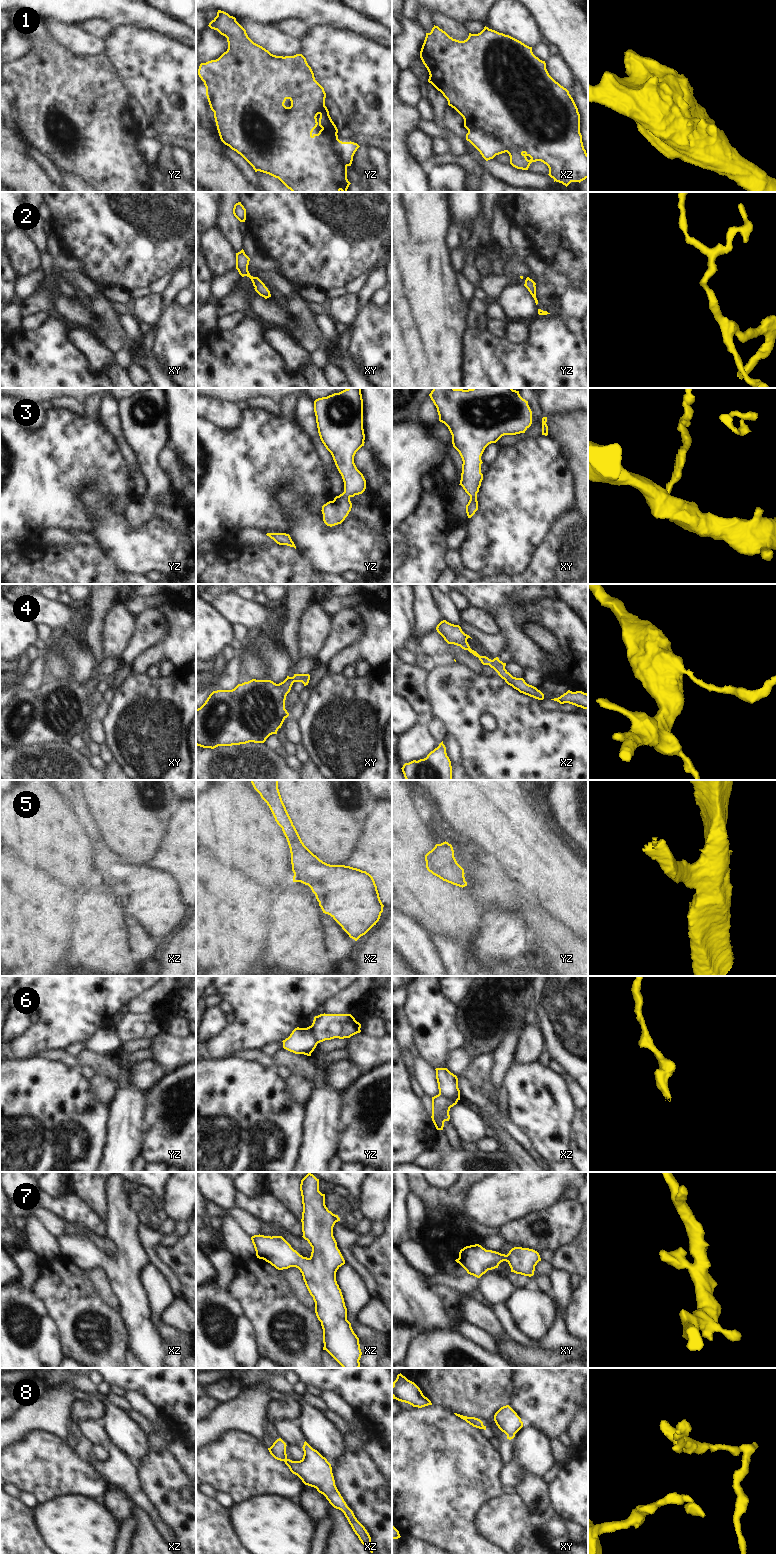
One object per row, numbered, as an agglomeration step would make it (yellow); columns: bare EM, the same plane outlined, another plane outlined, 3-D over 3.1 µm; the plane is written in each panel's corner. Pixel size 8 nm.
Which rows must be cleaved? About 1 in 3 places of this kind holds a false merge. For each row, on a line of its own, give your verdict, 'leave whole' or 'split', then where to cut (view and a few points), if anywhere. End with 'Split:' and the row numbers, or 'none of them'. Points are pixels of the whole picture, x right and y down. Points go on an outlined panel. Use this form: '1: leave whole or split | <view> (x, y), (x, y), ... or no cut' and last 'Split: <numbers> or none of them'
1: split | xz (468, 130), (480, 129), (495, 137), (504, 146), (506, 151)
2: leave whole | no cut
3: leave whole | no cut
4: leave whole | no cut
5: leave whole | no cut
6: split | xz (439, 1093), (458, 1099)
7: leave whole | no cut
8: leave whole | no cut
Split: 1, 6

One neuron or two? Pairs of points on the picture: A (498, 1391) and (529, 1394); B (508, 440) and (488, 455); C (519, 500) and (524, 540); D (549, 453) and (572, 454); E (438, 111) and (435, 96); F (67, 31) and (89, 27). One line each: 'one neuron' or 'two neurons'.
A: two neurons
B: two neurons
C: one neuron
D: two neurons
E: one neuron
F: two neurons

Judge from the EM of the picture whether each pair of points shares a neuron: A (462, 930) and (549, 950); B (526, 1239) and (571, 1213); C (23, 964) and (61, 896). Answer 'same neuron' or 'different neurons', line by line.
A: different neurons
B: same neuron
C: same neuron

